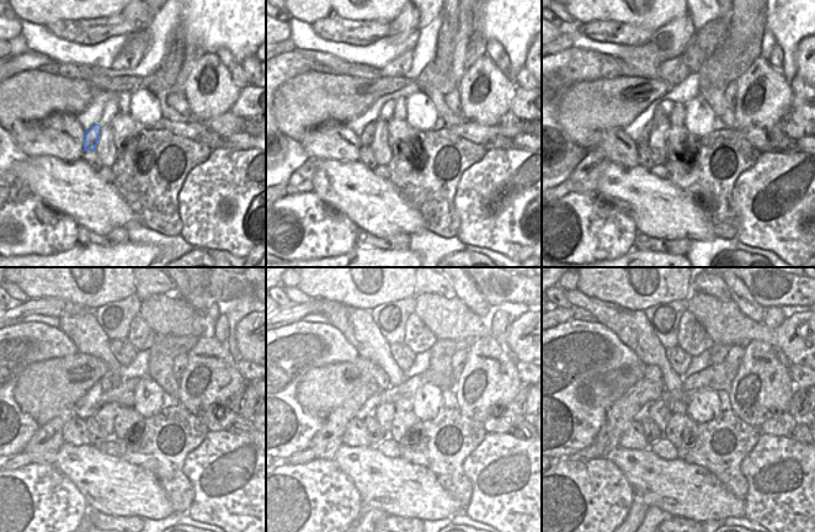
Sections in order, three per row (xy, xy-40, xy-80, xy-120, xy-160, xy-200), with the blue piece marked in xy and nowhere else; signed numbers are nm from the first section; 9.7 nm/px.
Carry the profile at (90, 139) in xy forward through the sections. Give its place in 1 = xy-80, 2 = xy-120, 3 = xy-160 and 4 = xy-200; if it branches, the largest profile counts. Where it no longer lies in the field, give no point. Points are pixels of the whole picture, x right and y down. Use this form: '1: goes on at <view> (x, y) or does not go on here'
1: goes on at xy-80 (649, 127)
2: goes on at xy-120 (113, 394)
3: goes on at xy-160 (408, 388)
4: goes on at xy-200 (718, 377)

